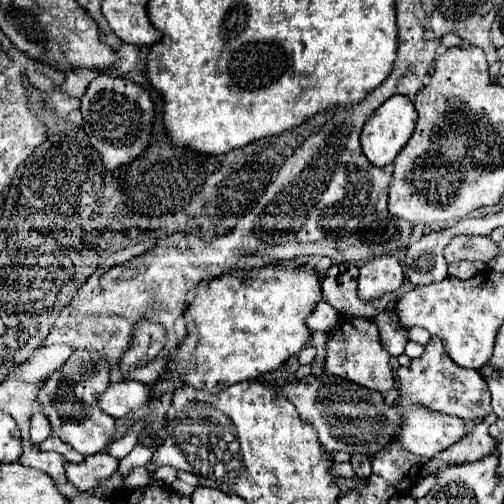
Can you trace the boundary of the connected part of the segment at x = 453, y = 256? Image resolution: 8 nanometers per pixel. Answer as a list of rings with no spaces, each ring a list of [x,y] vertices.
[[[456,236],[445,247],[445,259],[451,261],[469,260],[487,263],[497,255],[497,245],[487,236]]]

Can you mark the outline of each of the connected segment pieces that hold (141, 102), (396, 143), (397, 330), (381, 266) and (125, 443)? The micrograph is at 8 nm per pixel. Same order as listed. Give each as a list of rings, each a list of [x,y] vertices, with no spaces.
[[[99,73],[89,83],[85,95],[81,97],[83,129],[91,139],[91,145],[101,153],[101,159],[107,169],[131,163],[137,155],[145,151],[145,147],[149,145],[153,111],[155,107],[151,95],[129,79]]]
[[[393,95],[389,97],[363,125],[363,133],[361,133],[361,149],[365,153],[365,157],[381,167],[387,163],[393,163],[393,159],[397,157],[397,153],[403,149],[403,145],[409,141],[409,135],[415,129],[415,121],[417,121],[417,111],[413,107],[413,103],[409,101],[409,97],[405,95]]]
[[[379,313],[375,317],[379,329],[381,329],[381,343],[385,347],[387,353],[391,353],[393,357],[399,357],[403,355],[405,351],[405,345],[407,345],[407,329],[397,321],[397,323],[391,323],[389,319],[389,313]]]
[[[375,257],[359,269],[359,297],[377,299],[387,291],[397,291],[403,283],[403,265],[397,257]]]
[[[133,423],[131,429],[129,429],[121,439],[117,439],[117,441],[113,441],[113,443],[109,445],[107,453],[113,455],[113,457],[117,457],[117,459],[123,459],[123,457],[137,445],[141,431],[143,431],[143,425],[141,425],[141,423]]]

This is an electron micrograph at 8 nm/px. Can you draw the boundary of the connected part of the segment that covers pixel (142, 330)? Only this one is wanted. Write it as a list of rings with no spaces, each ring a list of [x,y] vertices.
[[[149,321],[137,323],[133,345],[121,359],[121,371],[129,371],[149,363],[151,359],[157,357],[163,345],[165,345],[165,329],[161,325]]]

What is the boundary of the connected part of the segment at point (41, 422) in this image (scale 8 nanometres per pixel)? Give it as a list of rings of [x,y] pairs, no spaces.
[[[33,413],[31,417],[31,443],[41,443],[51,435],[49,419],[43,413]]]

